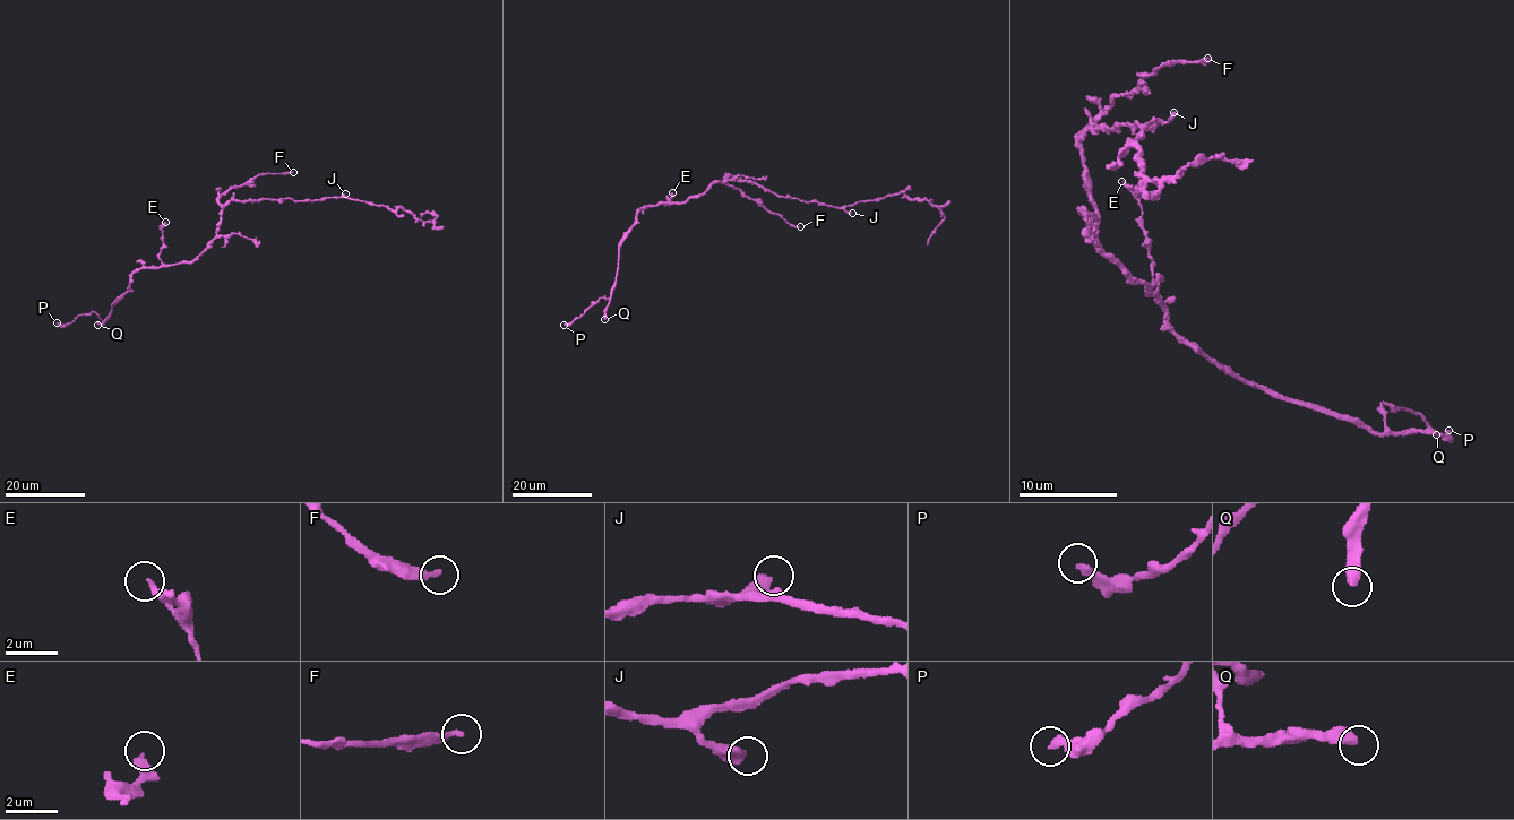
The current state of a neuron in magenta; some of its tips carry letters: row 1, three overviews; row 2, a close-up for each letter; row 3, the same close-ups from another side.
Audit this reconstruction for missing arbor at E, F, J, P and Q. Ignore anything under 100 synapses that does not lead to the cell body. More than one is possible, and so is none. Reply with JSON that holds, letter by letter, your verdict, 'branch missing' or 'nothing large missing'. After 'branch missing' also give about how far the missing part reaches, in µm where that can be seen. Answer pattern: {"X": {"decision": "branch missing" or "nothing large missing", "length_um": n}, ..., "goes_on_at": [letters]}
{"E": {"decision": "nothing large missing"}, "F": {"decision": "branch missing", "length_um": 30}, "J": {"decision": "nothing large missing"}, "P": {"decision": "nothing large missing"}, "Q": {"decision": "branch missing", "length_um": 250}, "goes_on_at": ["F", "Q"]}

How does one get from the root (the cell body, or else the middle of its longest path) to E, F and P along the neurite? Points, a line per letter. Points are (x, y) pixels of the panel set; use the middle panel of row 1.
E: (728, 178), (714, 182), (697, 197), (668, 205), (672, 192)
F: (728, 178), (729, 184), (800, 226)
P: (728, 178), (684, 201), (639, 209), (619, 247), (610, 298), (601, 298), (564, 325)

